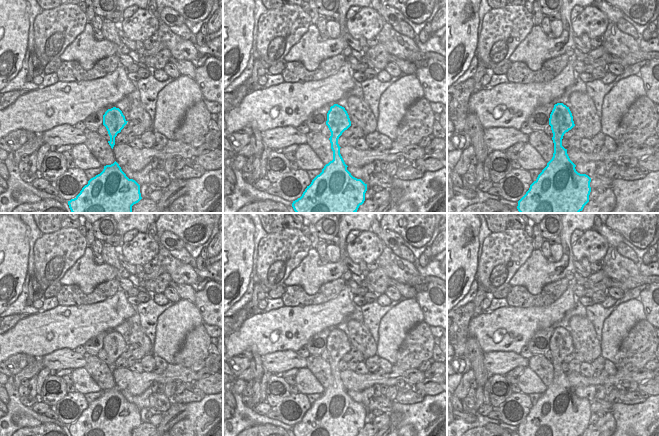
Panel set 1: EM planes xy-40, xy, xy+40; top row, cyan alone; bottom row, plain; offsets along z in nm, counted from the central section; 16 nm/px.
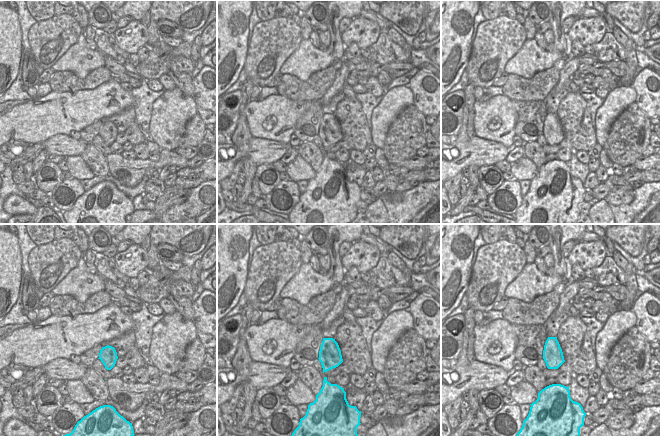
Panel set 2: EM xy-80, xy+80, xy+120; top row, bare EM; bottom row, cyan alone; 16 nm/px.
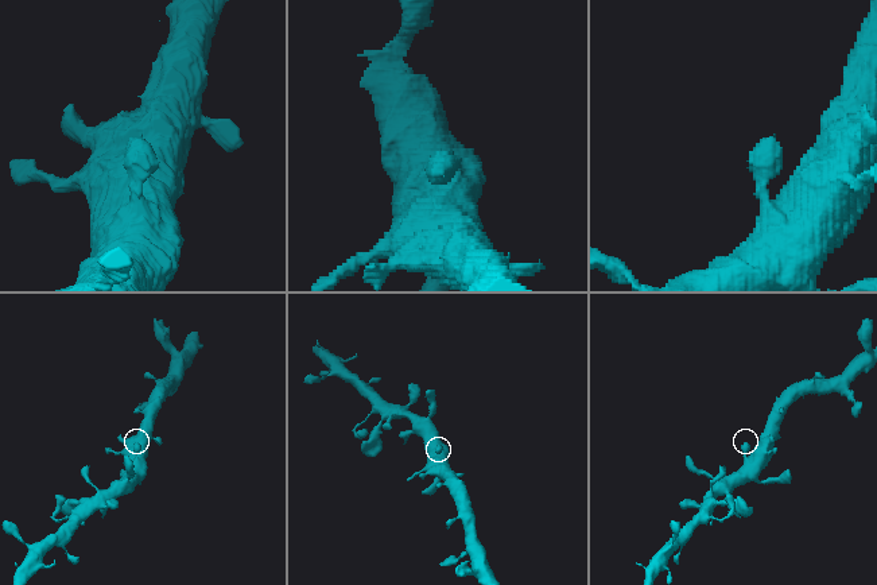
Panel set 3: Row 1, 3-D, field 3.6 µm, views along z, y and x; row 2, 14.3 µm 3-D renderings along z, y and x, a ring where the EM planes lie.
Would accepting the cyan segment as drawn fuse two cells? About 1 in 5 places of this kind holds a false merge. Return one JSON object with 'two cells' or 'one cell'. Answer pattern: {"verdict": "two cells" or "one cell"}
{"verdict": "one cell"}

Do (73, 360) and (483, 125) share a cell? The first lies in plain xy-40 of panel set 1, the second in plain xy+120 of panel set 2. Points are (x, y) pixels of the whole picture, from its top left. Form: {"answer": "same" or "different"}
{"answer": "different"}

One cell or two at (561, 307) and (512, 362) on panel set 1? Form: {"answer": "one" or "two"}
{"answer": "two"}

